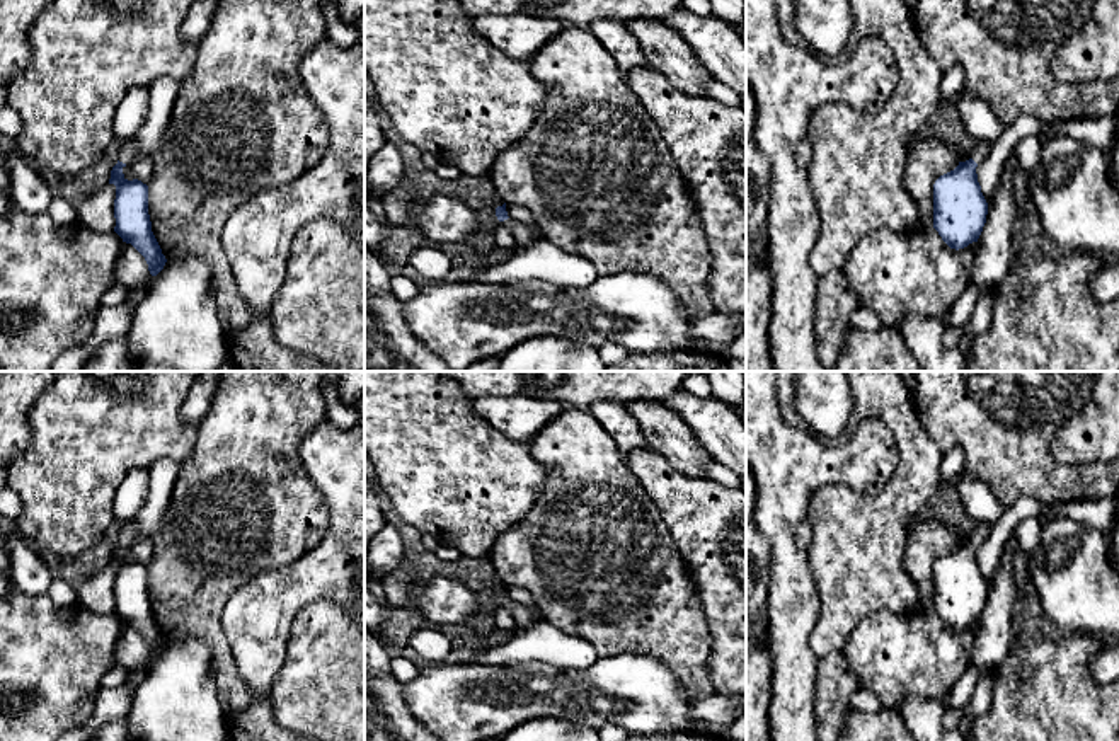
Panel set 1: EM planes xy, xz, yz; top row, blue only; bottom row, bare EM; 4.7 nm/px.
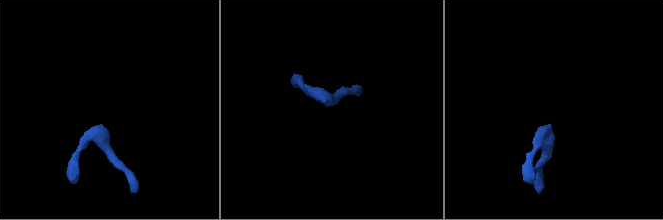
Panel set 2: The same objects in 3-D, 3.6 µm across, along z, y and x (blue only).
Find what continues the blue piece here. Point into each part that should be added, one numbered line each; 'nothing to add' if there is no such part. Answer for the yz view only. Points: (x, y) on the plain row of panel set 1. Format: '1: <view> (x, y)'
1: yz (981, 532)

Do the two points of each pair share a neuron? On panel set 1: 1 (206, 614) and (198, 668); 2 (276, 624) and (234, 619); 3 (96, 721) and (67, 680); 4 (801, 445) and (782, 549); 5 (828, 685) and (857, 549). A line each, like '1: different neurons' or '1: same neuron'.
1: different neurons
2: same neuron
3: different neurons
4: same neuron
5: different neurons

